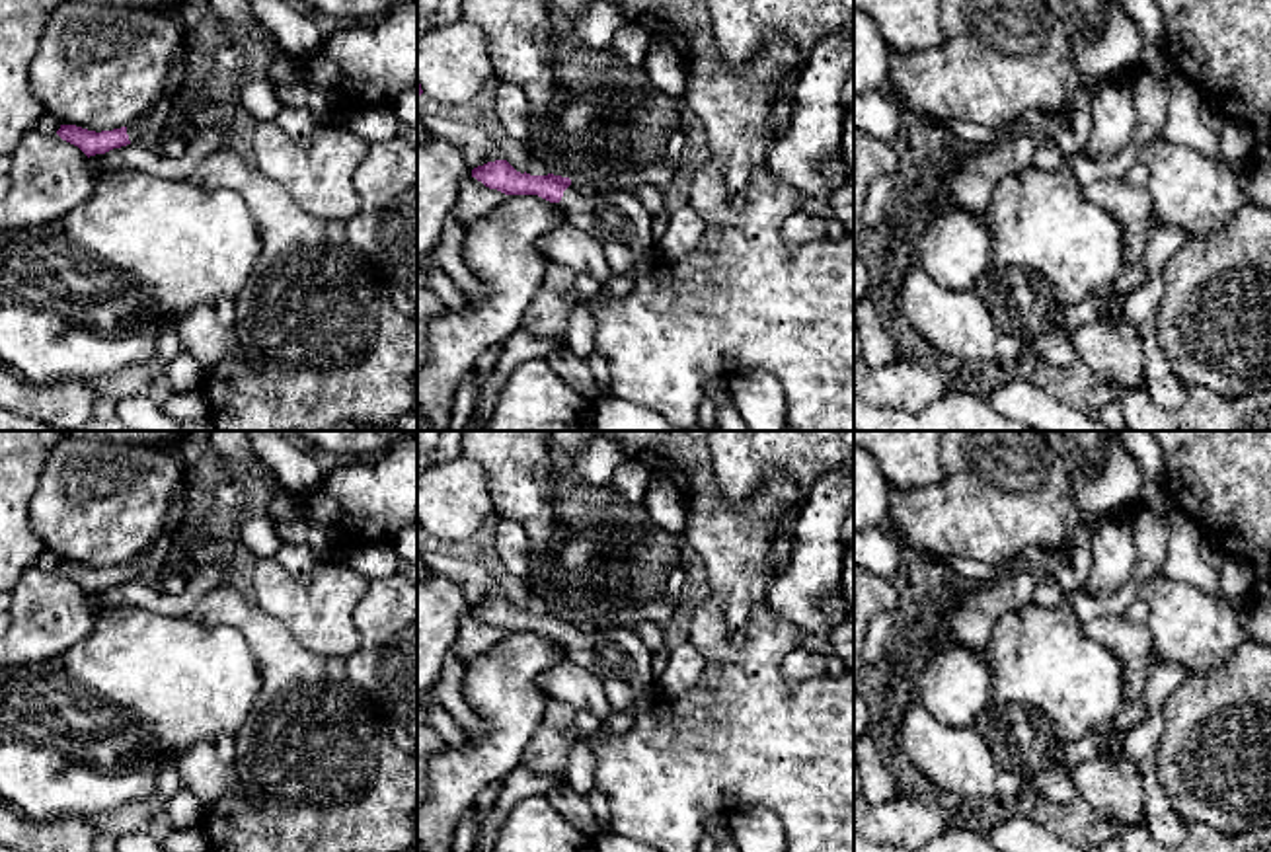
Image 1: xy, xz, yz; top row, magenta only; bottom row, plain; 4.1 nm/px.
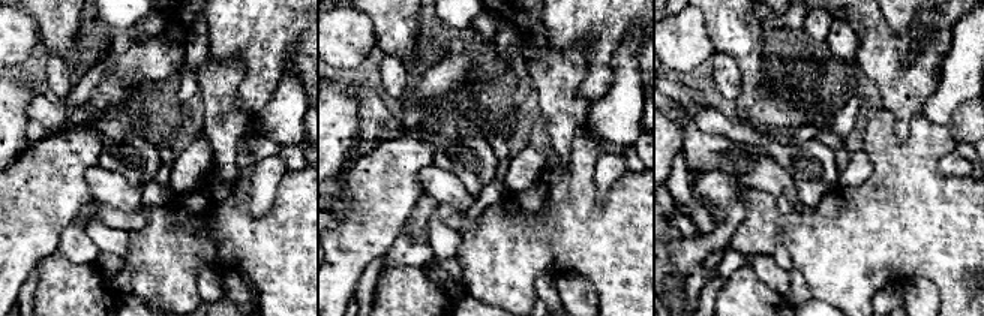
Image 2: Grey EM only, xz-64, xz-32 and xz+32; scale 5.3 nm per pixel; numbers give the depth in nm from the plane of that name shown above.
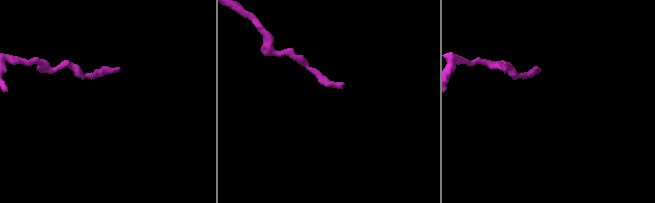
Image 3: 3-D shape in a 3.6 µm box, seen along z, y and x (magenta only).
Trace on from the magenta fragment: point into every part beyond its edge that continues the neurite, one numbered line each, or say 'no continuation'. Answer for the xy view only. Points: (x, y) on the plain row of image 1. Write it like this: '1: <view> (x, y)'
1: xy (137, 568)

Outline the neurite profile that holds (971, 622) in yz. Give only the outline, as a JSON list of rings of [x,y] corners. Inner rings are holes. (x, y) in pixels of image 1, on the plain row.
[[[1031,569],[1018,575],[1000,575],[957,604],[944,608],[940,628],[945,639],[951,638],[959,645],[981,653],[1008,610],[1033,604],[1037,579],[1039,575]]]

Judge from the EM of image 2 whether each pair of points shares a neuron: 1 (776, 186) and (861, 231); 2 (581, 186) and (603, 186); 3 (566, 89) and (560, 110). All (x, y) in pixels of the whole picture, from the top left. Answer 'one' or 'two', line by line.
1: two
2: two
3: one

